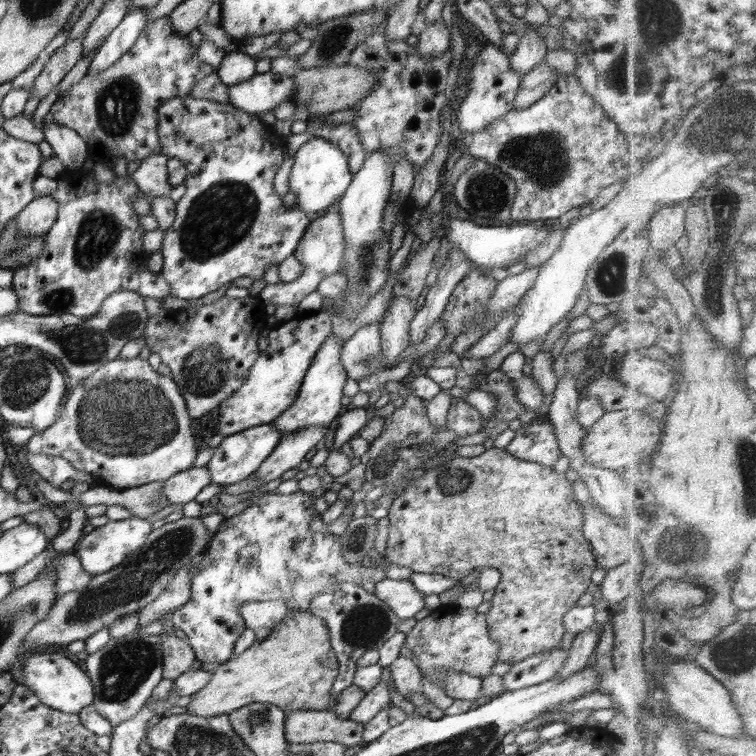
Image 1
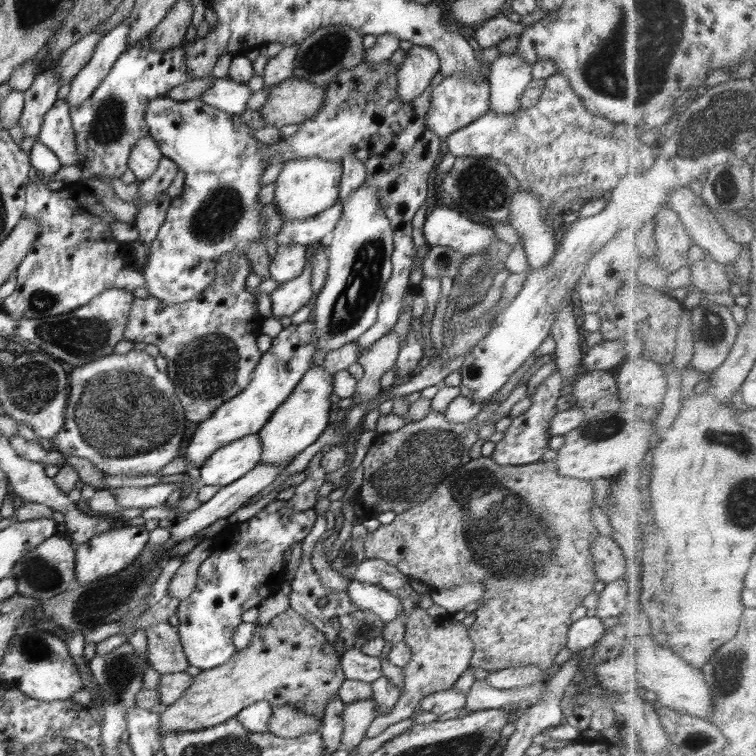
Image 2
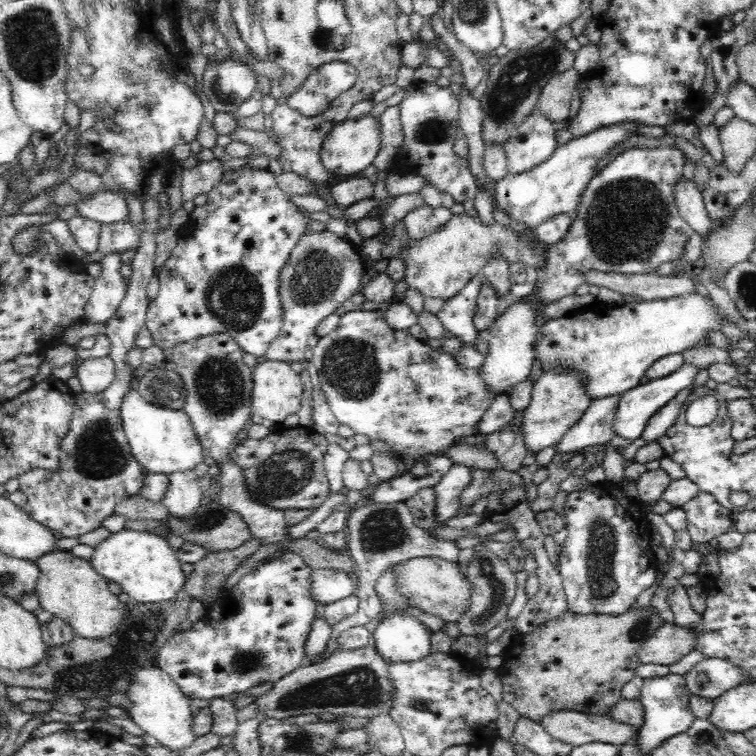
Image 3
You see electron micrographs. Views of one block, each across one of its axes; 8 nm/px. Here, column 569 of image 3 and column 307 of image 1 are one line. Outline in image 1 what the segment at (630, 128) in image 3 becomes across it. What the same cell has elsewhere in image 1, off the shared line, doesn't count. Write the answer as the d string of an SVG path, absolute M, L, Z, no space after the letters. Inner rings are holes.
M316 137L302 145L293 158L289 192L296 194L294 207L308 216L316 216L337 205L353 177L347 157L334 144Z

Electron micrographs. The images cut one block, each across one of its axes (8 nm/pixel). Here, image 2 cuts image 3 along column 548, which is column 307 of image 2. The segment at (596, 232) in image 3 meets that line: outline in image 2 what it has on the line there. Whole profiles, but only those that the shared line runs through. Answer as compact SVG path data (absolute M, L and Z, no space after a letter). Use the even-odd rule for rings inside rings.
M307 247L307 265L303 273L295 279L280 283L269 295L272 301L272 314L278 316L292 316L299 308L304 308L314 299L311 288L311 274L313 269L313 248Z

